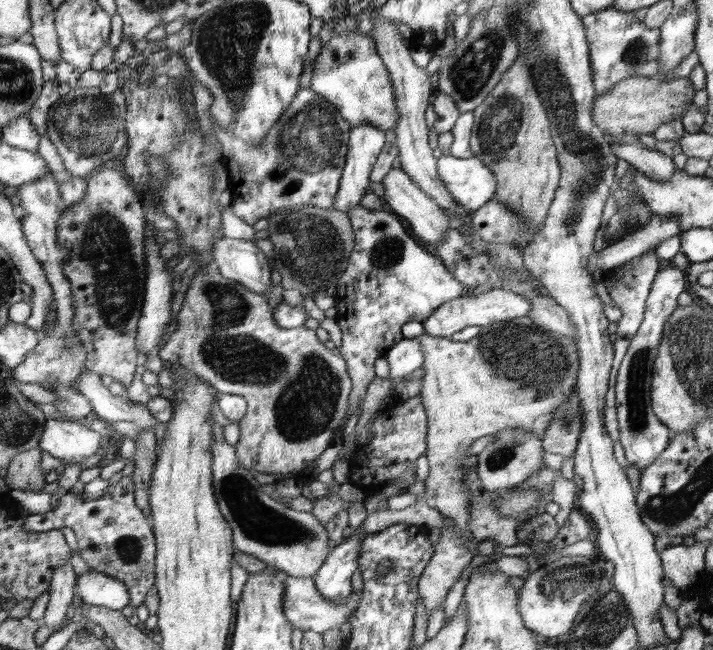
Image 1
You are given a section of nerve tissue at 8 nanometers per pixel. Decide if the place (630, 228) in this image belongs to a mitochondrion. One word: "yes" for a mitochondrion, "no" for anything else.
no

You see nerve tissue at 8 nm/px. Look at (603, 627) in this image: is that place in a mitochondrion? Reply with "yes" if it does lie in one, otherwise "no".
yes

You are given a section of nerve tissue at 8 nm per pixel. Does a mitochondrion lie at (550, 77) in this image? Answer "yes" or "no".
yes

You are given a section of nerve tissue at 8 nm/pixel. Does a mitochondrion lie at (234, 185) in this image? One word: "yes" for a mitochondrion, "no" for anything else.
no

